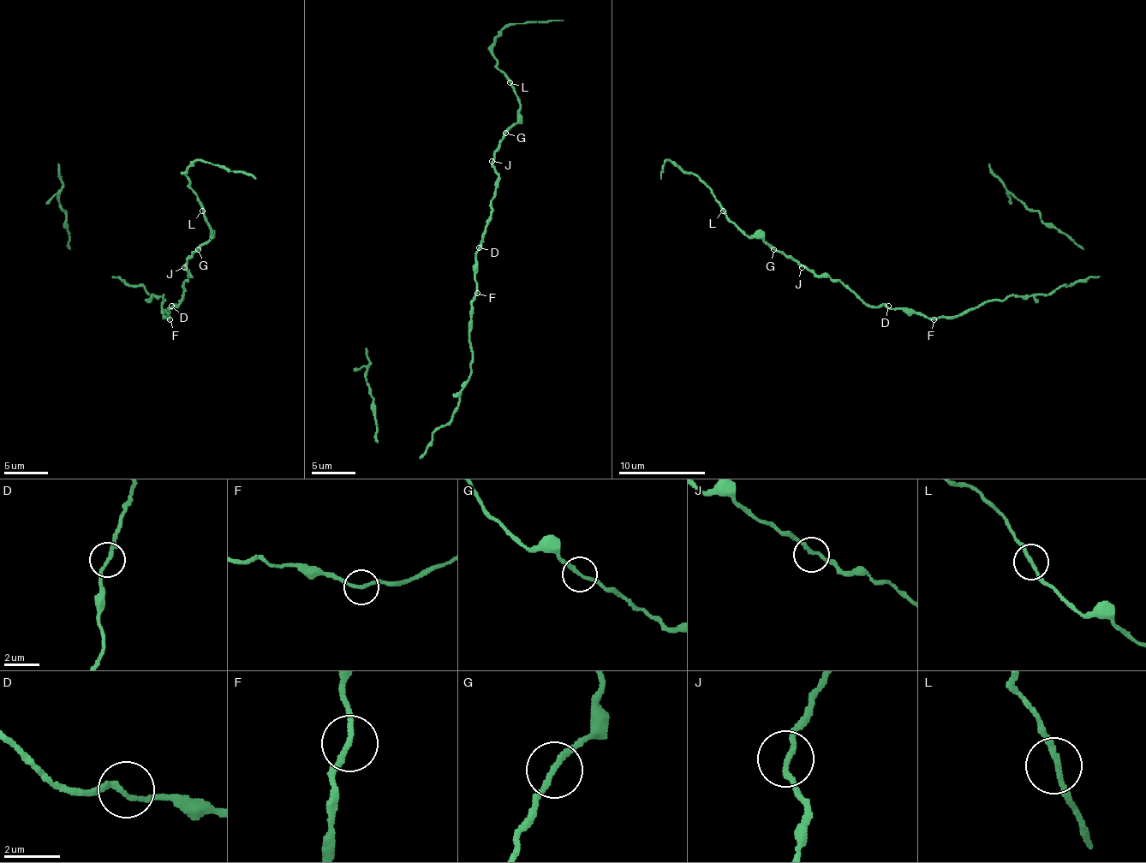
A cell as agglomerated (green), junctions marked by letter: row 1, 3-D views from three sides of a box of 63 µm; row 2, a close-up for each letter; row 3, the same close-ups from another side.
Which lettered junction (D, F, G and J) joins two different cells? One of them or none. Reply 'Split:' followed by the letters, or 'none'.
Split: G

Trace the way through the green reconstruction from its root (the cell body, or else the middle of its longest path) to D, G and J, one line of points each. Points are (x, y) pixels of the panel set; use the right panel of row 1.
D: (916, 315), (888, 306)
G: (916, 315), (905, 312), (901, 308), (864, 304), (838, 280), (814, 276), (795, 260), (773, 250)
J: (916, 315), (905, 312), (901, 308), (864, 304), (838, 280), (814, 276), (802, 267)

